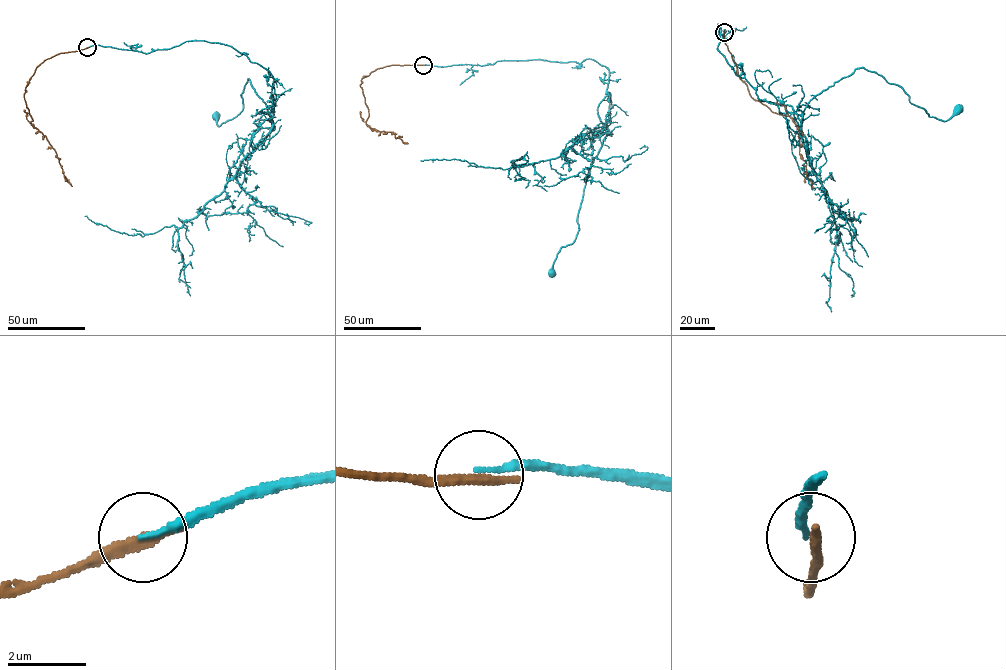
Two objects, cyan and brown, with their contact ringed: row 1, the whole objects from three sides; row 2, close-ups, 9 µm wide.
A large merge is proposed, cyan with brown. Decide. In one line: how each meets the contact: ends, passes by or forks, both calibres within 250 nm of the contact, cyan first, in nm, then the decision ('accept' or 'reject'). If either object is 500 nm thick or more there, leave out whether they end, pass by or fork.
cyan ends there; brown ends there; 130 nm thick on the cyan side, 320 nm on the other; reject

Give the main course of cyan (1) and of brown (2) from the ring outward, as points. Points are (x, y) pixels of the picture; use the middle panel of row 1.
1: (423, 64), (580, 63), (591, 59), (609, 70), (610, 133), (588, 171), (579, 231), (561, 248), (552, 273)
2: (423, 65), (377, 68), (364, 76), (360, 85), (368, 108), (367, 124), (380, 131), (392, 132), (408, 143)

